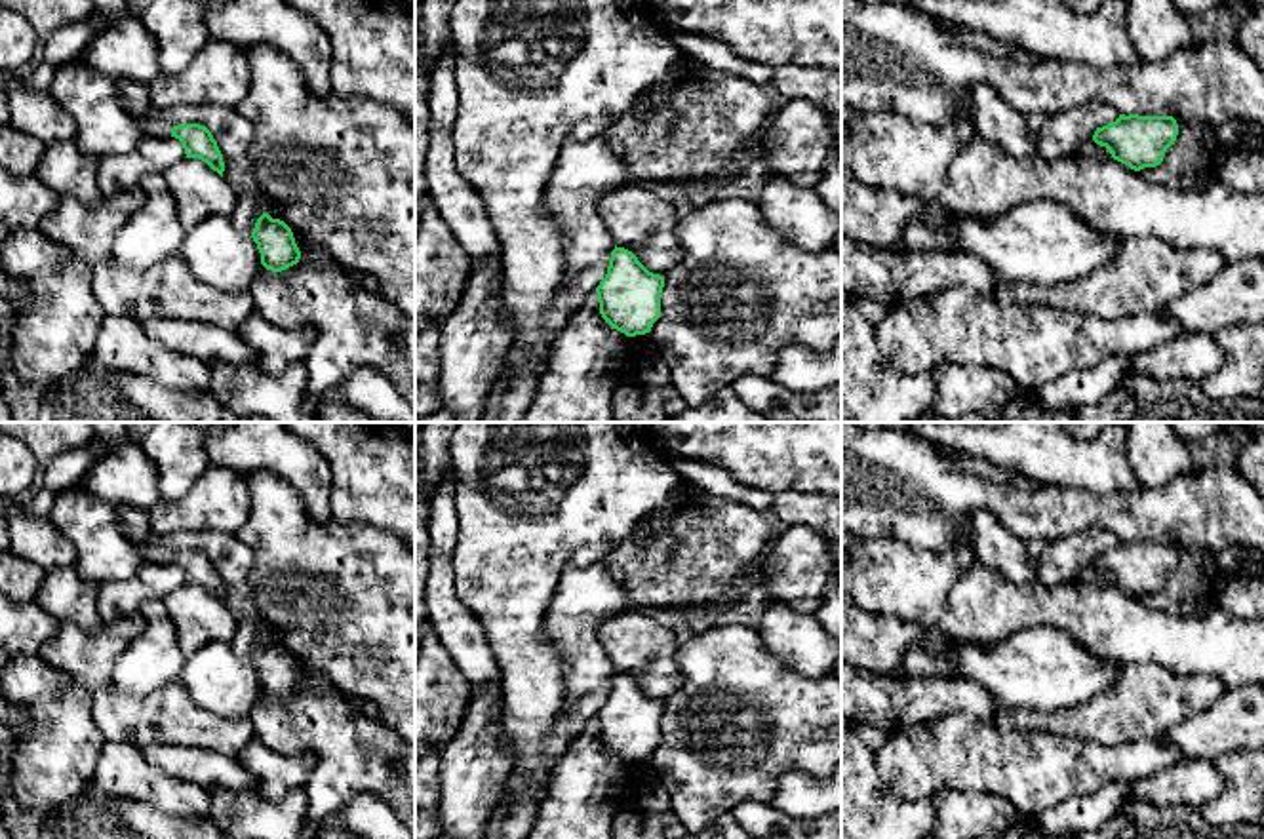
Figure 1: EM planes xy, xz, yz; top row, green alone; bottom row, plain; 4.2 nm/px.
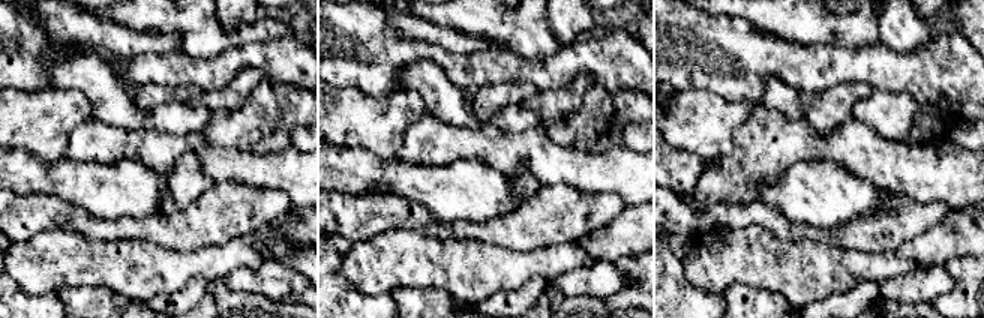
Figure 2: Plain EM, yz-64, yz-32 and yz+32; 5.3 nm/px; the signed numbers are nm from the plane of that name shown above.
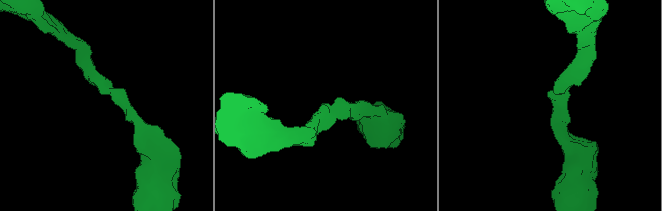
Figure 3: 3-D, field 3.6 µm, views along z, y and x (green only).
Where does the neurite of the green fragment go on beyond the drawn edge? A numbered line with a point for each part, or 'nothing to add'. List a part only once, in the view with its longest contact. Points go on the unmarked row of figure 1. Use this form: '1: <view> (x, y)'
nothing to add

